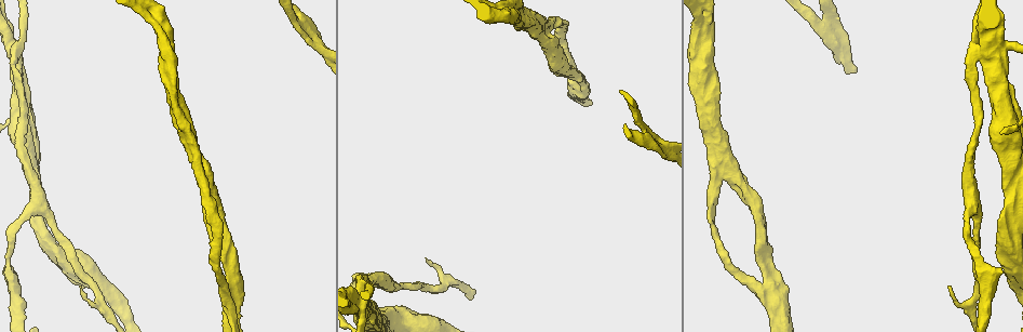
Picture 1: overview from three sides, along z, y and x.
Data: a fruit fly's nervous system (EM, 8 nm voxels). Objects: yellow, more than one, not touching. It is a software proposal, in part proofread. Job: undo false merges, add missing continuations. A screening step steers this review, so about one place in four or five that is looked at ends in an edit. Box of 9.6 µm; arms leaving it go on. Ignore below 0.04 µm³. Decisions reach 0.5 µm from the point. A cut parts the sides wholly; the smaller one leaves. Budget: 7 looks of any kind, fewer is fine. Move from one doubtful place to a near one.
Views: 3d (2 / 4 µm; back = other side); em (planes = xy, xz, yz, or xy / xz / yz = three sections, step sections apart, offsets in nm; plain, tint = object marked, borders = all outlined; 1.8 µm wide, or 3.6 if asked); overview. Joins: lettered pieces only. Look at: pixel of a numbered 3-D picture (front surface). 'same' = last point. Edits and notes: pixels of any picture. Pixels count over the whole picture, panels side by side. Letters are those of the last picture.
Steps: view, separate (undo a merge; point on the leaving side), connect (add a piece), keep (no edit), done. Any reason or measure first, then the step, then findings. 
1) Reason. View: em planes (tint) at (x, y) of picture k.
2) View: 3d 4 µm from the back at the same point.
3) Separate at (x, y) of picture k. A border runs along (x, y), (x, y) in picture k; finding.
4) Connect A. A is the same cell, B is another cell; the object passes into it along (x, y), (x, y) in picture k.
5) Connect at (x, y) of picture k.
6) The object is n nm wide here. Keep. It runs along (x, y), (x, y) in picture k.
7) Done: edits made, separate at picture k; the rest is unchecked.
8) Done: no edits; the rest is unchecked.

Abrupt turn. View: em yz step 16 (tint) at (360, 303) of picture 1.

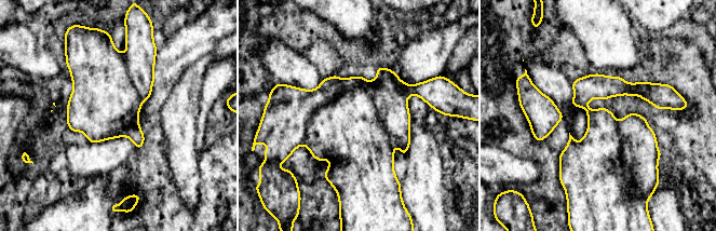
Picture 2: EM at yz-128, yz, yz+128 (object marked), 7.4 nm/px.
View: em planes (tint) at the same point.

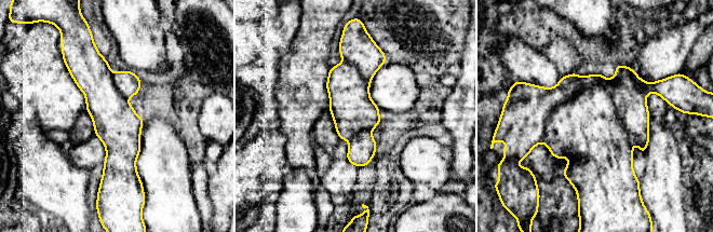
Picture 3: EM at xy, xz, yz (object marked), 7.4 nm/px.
View: em planes (borders) at the same point.

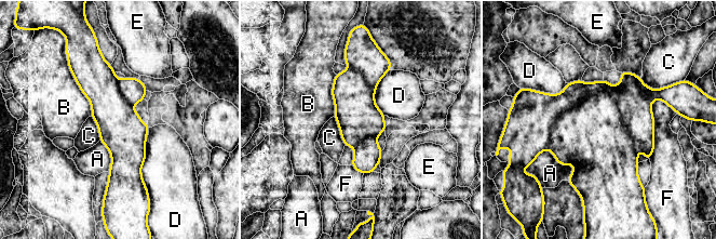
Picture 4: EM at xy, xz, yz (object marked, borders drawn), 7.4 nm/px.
Separate at (541, 109) of picture 4. A, B, C, D, E and F are other cells; a border runs along (621, 84), (567, 108), (548, 148) in picture 4; two neurons meet here.

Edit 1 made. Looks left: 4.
View: overview.

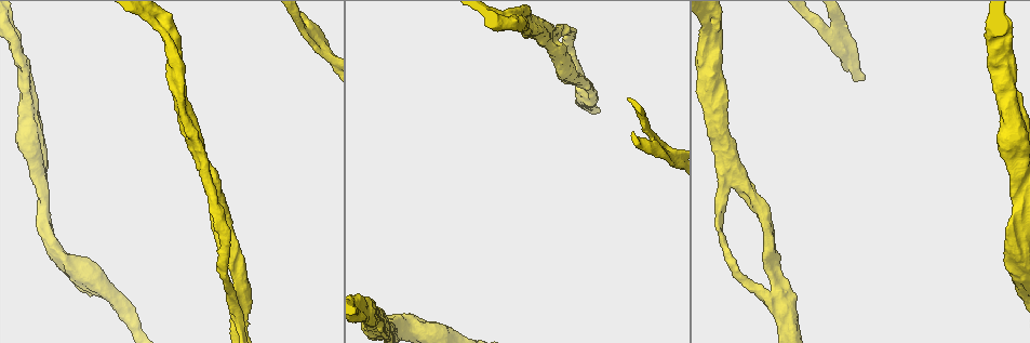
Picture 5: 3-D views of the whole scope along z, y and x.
Calibre changes. View: em xy step 16 (plain) at (556, 47) of picture 5.

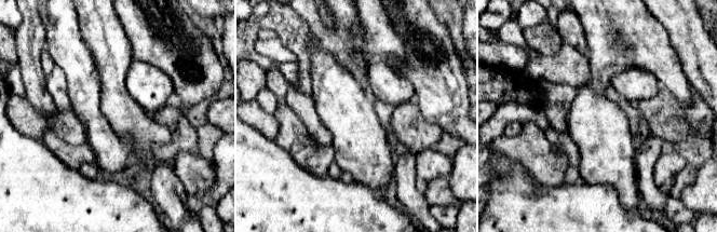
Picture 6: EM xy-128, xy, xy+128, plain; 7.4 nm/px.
What lies round it. View: em xy step 16 (borders) at the same point.

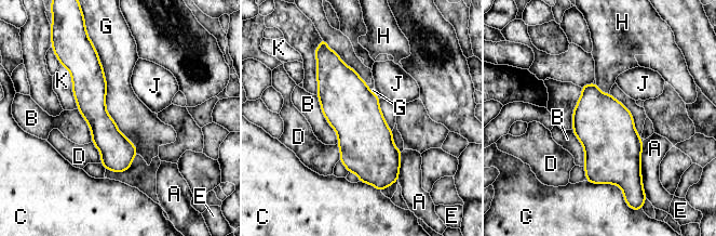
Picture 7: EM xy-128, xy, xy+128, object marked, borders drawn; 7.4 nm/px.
The longest contact is with G, 850 nm. Keep. A, B, C, D, E, G, H, J and K are other cells; all the same neuron.

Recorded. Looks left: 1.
Done: edits made, separate at picture 4; the rest is unchecked.

